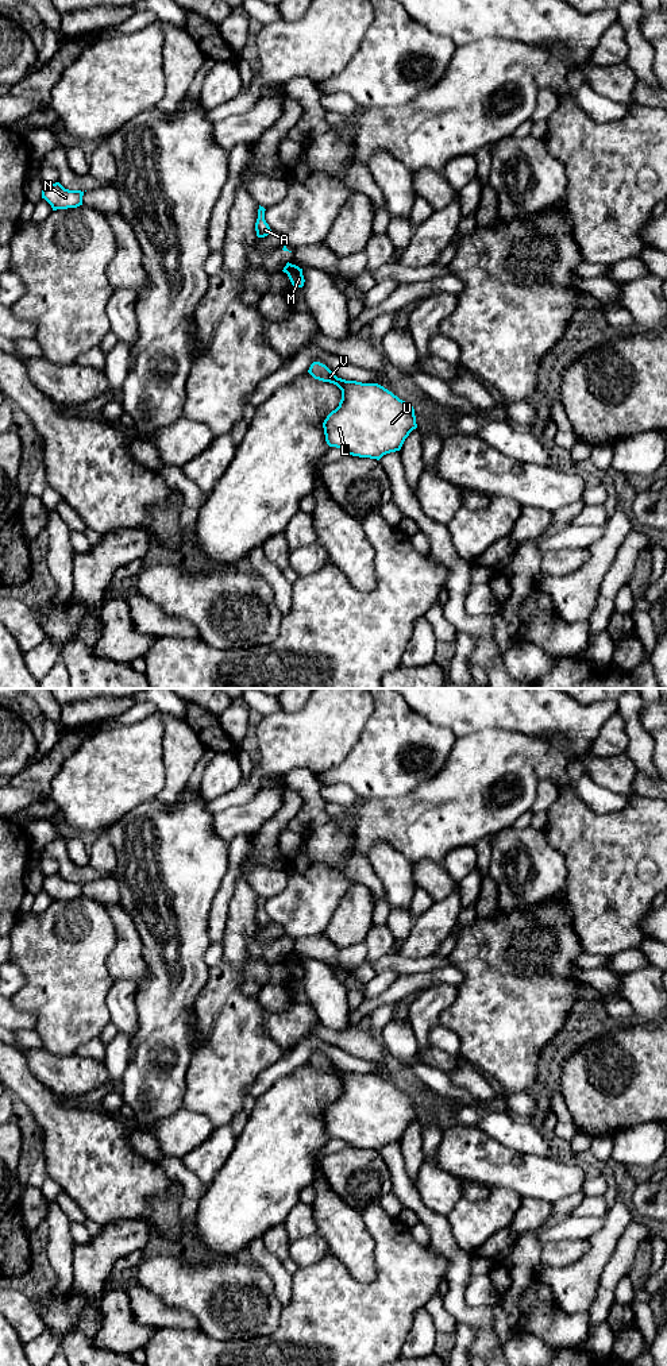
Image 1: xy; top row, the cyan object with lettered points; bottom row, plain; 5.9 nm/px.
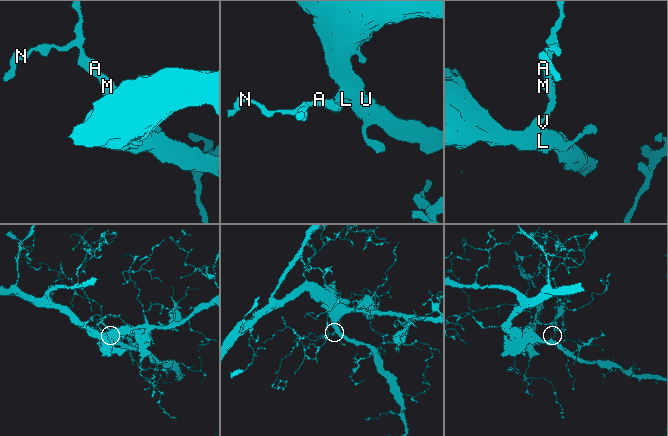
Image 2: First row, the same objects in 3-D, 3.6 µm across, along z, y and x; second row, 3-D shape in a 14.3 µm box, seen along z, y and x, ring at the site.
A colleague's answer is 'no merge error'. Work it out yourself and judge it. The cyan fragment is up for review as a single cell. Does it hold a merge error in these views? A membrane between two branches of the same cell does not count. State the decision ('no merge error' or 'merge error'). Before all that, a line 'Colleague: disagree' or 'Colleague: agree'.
Colleague: agree
no merge error

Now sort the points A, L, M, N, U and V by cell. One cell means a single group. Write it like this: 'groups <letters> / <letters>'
groups A L M N U V

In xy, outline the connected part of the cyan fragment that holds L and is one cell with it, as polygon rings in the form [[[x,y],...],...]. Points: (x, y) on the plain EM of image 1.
[[[313,1053],[308,1064],[315,1070],[334,1074],[342,1081],[339,1097],[323,1114],[329,1138],[342,1139],[347,1146],[379,1151],[386,1145],[400,1142],[409,1124],[417,1119],[413,1097],[383,1077],[338,1069],[320,1053]]]

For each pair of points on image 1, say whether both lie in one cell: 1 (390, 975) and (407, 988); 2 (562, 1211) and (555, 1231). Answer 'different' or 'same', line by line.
1: different
2: different

